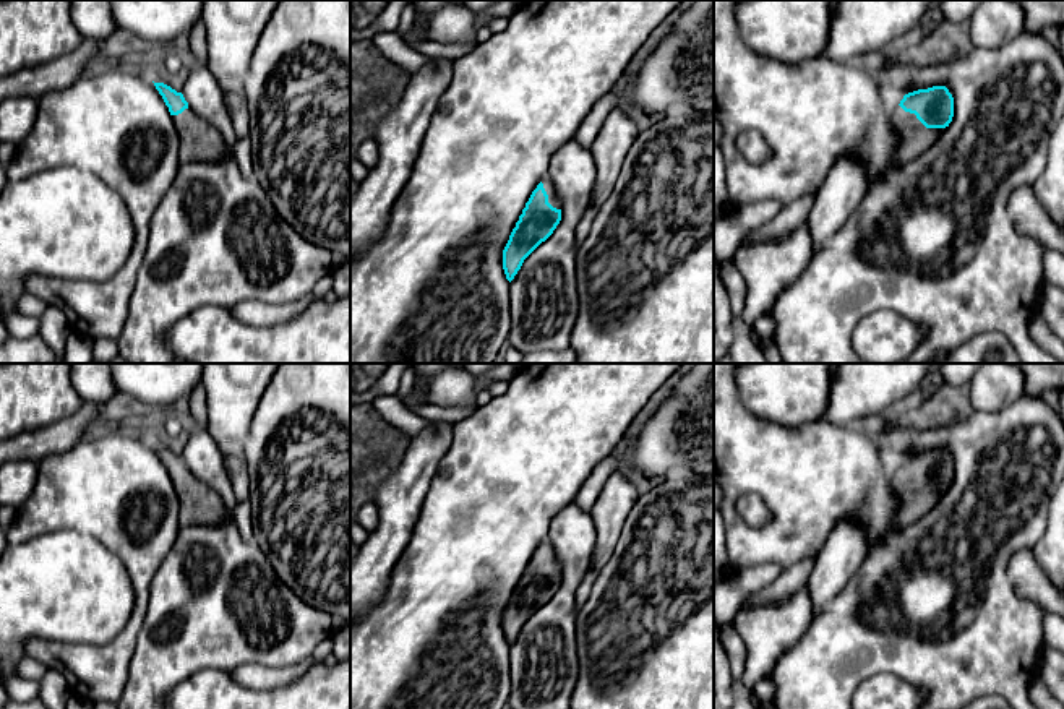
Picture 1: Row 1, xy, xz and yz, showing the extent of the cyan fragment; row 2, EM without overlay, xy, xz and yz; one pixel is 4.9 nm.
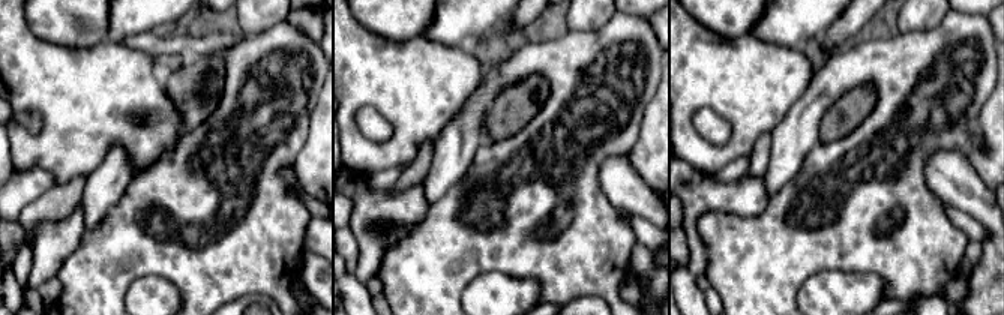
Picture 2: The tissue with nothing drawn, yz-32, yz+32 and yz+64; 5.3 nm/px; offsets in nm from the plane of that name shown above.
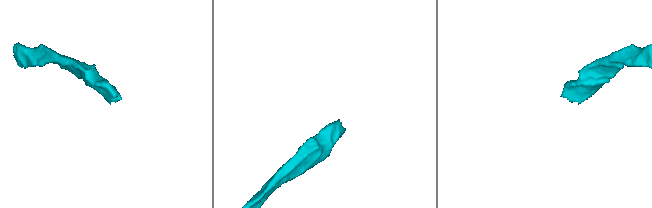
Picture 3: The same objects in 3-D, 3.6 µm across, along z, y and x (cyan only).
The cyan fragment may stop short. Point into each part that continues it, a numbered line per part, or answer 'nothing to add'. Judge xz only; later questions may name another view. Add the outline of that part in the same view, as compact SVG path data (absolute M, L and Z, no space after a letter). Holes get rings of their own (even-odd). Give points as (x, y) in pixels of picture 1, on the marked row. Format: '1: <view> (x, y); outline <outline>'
1: xz (553, 200); outline M545 177L542 180L542 183L543 183L543 188L545 188L547 195L548 195L548 203L553 208L561 209L561 201L560 201L558 195L556 195L556 190L555 190L551 180L548 177Z

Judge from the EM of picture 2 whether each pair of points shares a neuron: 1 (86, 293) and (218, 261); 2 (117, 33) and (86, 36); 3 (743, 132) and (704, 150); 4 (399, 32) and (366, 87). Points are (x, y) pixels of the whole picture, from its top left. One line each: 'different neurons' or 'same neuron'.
1: same neuron
2: different neurons
3: same neuron
4: different neurons

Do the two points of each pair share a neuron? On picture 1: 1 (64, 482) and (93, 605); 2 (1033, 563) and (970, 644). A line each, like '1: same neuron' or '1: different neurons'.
1: different neurons
2: different neurons

